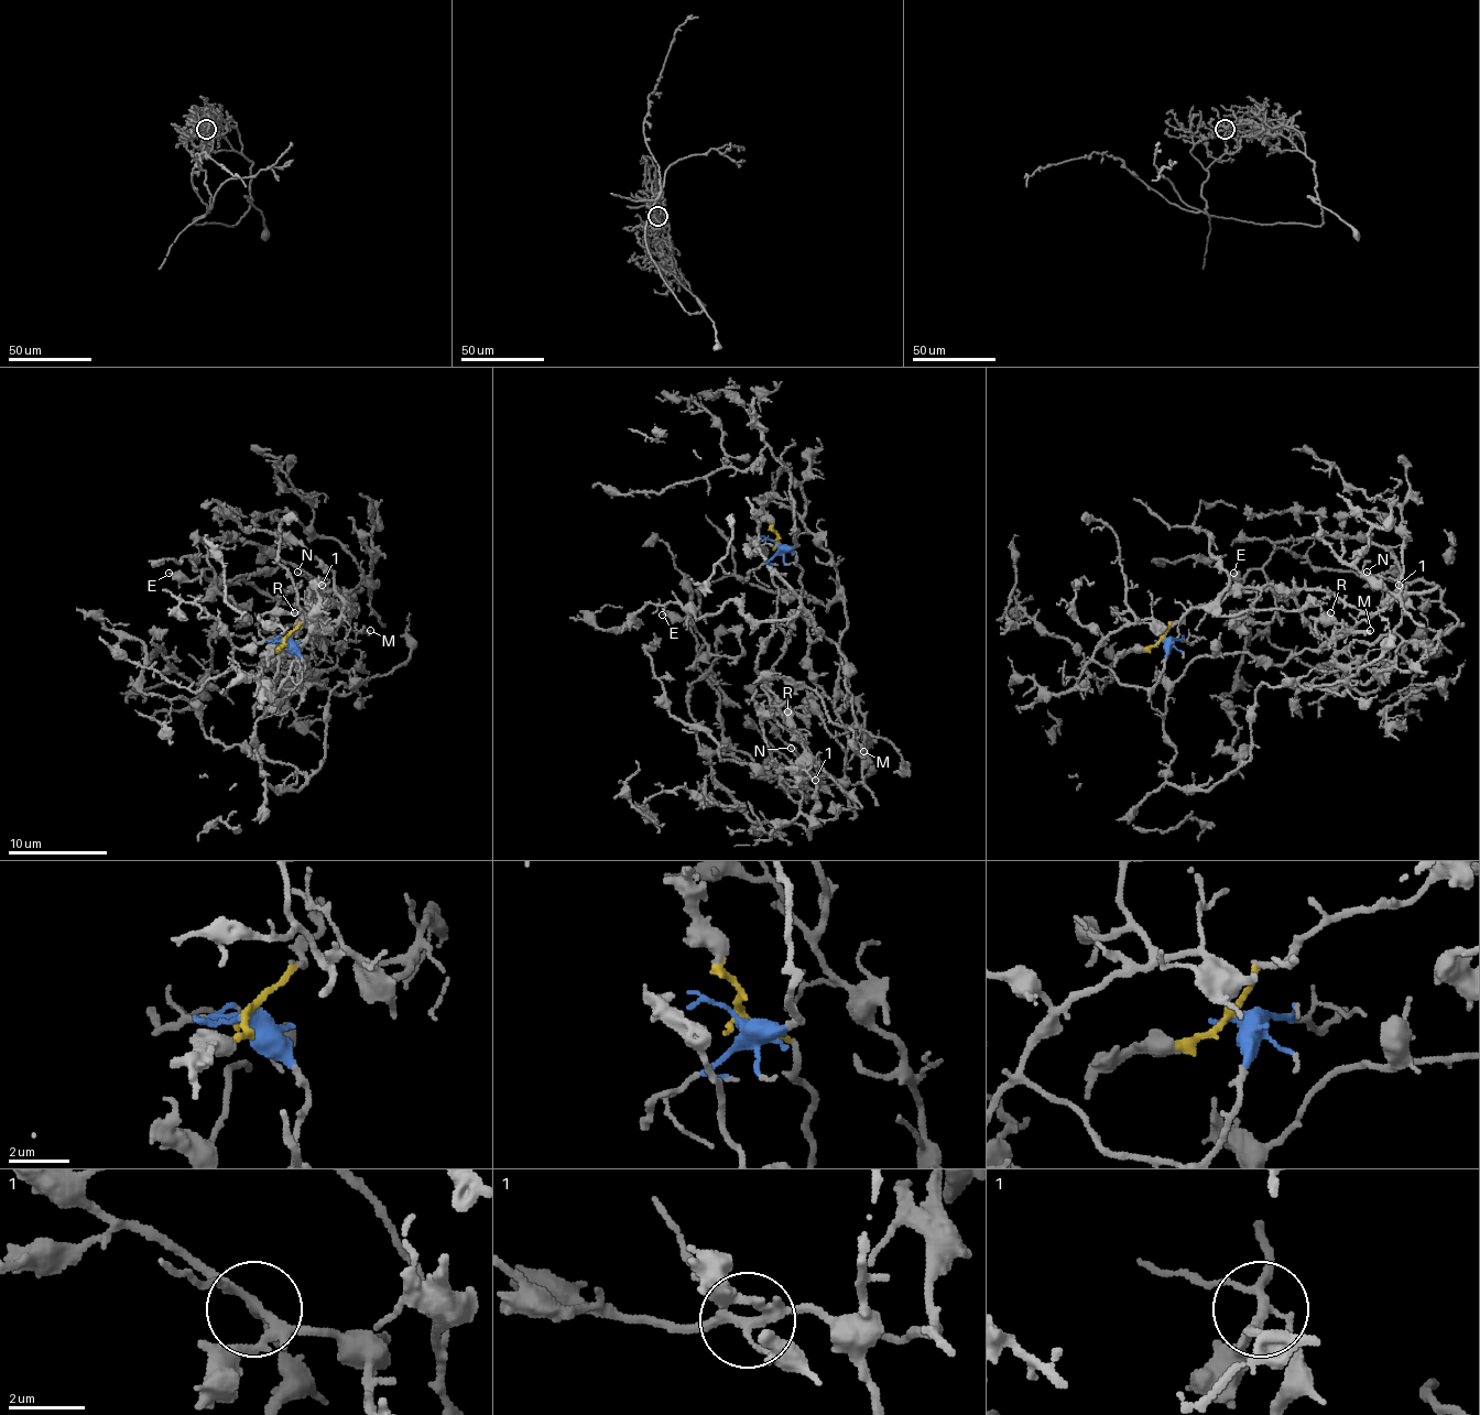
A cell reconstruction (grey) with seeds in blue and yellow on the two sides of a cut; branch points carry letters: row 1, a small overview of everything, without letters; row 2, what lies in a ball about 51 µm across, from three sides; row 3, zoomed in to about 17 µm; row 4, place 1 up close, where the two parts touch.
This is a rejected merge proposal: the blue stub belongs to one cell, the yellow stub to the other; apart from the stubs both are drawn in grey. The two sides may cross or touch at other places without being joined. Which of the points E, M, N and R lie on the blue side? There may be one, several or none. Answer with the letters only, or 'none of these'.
none of these

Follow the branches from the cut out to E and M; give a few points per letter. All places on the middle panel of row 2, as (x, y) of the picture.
E: (779, 543), (801, 567), (811, 679), (848, 744), (840, 780), (779, 780), (736, 747), (704, 638), (661, 615)
M: (779, 543), (796, 555), (801, 567), (811, 679), (834, 705), (848, 747), (836, 737), (850, 732), (863, 752)

